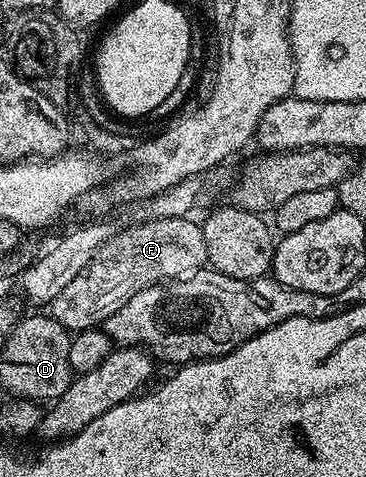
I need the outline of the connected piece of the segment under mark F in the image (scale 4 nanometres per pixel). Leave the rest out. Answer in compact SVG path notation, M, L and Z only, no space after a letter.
M190 216L174 217L173 219L153 219L152 221L141 221L138 223L131 223L131 226L120 228L115 236L109 238L99 252L95 254L95 258L89 263L89 267L85 271L81 271L81 275L77 275L77 279L73 279L73 283L69 283L69 287L65 287L65 291L61 291L61 295L57 295L57 299L53 299L49 306L50 316L57 319L57 323L61 323L69 331L78 331L80 329L94 329L102 326L109 319L109 315L113 315L117 310L123 306L124 301L130 299L133 290L145 289L149 285L157 285L163 282L170 283L176 279L182 279L206 266L207 255L205 249L205 239L203 238L203 226L198 220L192 219Z

